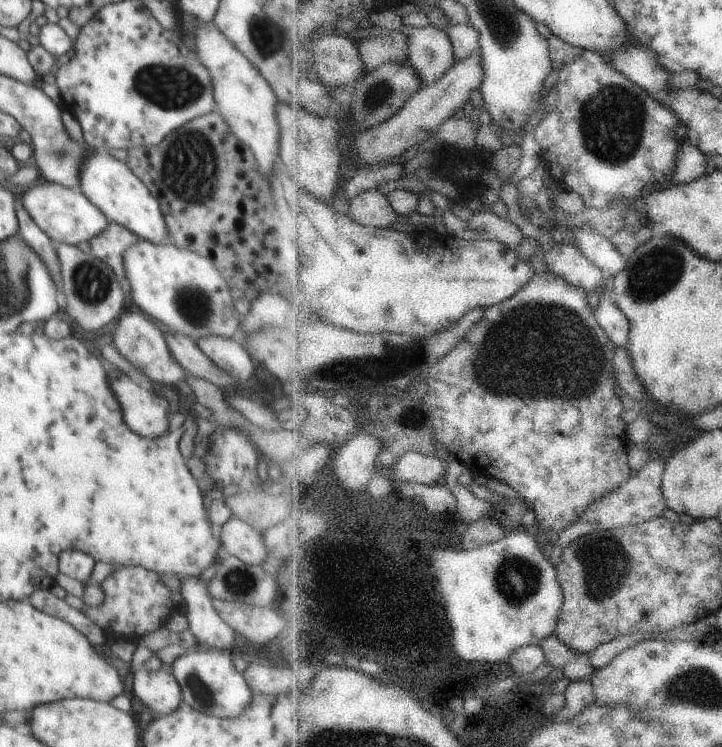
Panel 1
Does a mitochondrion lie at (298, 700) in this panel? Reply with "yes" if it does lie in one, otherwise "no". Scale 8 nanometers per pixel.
no

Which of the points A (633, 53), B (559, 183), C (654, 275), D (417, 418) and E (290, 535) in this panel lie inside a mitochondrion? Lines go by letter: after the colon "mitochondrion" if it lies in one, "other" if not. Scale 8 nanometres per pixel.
A: other
B: other
C: mitochondrion
D: other
E: other

